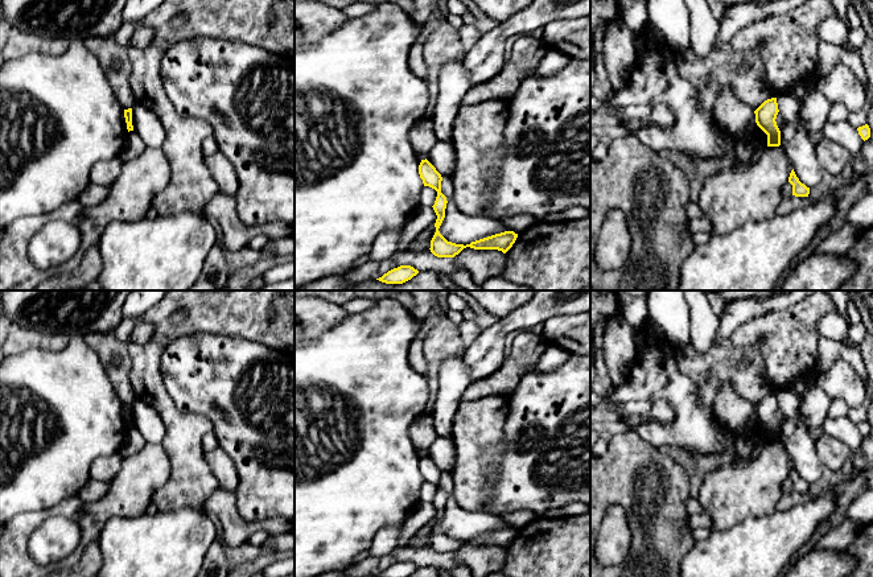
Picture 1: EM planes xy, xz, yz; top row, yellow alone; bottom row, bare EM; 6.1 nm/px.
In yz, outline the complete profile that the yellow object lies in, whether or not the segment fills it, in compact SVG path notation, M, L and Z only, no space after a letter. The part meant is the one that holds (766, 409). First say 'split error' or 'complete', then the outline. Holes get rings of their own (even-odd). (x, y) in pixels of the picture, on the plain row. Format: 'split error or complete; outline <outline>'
complete; outline M777 393L765 396L754 407L757 421L767 430L767 442L781 441L781 426L775 417L778 408Z

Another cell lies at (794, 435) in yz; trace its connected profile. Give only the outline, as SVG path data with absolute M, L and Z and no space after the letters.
M787 390L778 391L777 399L786 419L781 429L781 441L791 456L799 477L810 485L815 483L825 467L818 457L815 442L802 419L800 400Z

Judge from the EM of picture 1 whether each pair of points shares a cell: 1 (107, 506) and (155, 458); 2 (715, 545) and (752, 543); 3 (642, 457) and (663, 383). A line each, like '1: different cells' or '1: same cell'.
1: same cell
2: same cell
3: different cells

